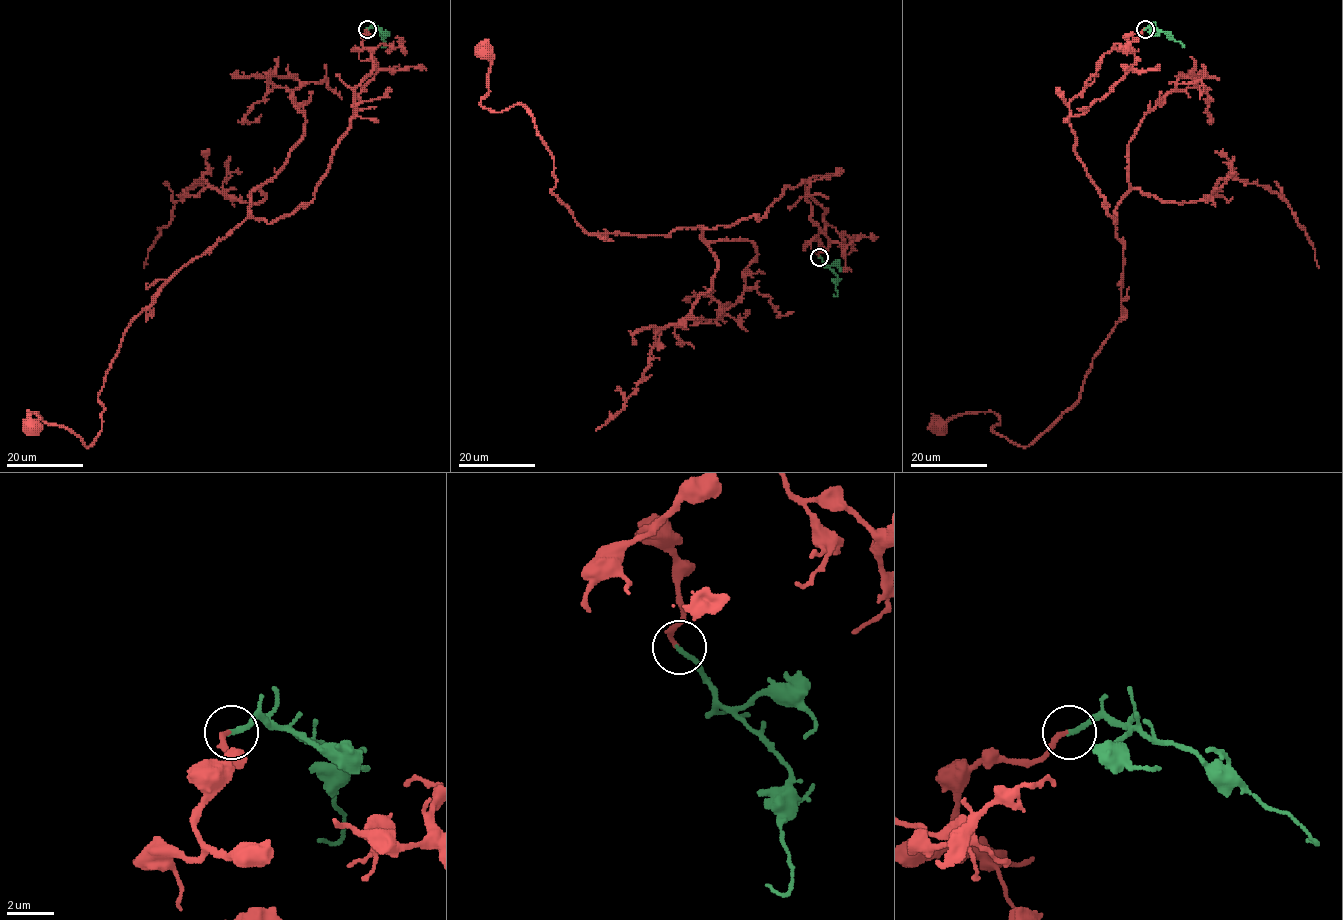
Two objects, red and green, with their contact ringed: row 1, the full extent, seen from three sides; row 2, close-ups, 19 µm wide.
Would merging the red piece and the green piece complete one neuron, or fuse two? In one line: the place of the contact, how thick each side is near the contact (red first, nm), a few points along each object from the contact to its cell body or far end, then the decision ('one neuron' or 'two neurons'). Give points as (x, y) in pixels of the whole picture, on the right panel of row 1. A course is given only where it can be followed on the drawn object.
at (1145, 29); 200 nm thick on the red side, 200 nm on the other; red runs (1144, 29), (1069, 102), (1117, 218), (1121, 317), (1029, 445), (993, 412), (939, 426); green runs (1144, 29), (1154, 27), (1183, 46); one neuron

